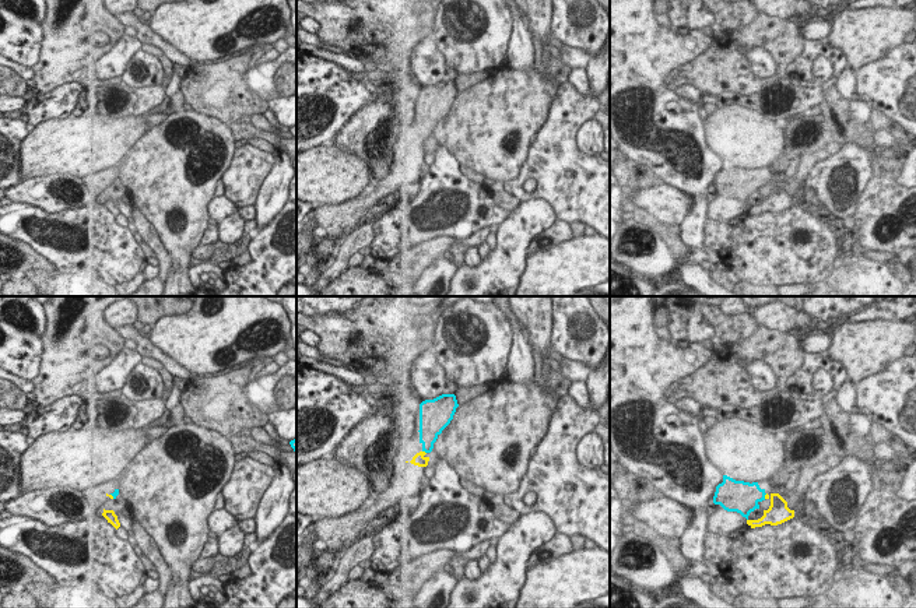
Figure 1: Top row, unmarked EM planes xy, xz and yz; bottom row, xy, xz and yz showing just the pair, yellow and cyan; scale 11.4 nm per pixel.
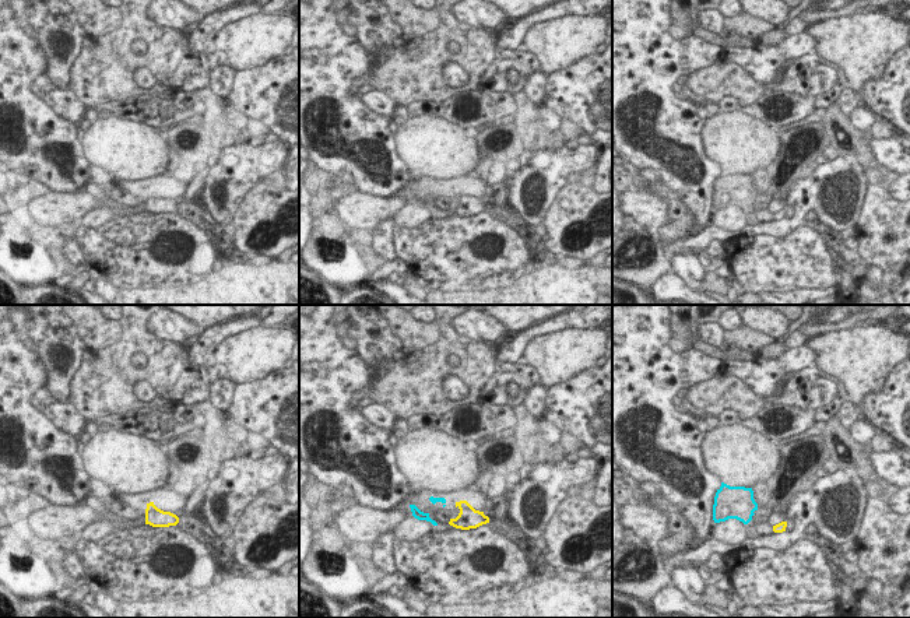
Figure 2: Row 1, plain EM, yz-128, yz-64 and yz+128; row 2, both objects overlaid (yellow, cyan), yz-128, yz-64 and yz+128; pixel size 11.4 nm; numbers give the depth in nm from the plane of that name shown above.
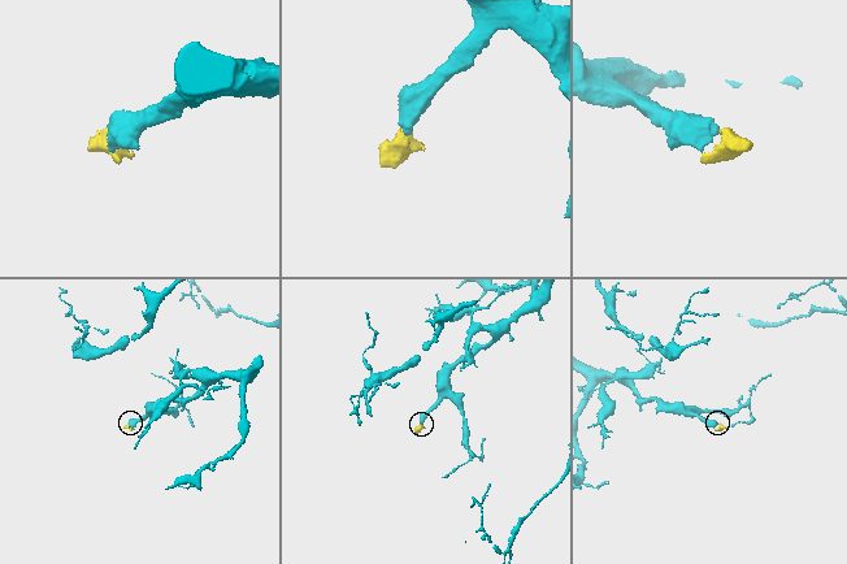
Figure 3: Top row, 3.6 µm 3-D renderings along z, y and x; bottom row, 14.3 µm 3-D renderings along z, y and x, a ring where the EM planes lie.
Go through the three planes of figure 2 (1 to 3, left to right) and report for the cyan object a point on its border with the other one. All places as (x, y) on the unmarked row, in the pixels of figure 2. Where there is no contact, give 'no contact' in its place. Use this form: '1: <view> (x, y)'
1: no contact
2: no contact
3: no contact

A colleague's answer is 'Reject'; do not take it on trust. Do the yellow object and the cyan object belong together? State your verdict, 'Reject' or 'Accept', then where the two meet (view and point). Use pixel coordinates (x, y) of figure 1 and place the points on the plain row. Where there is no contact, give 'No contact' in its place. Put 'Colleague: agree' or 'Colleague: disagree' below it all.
Reject. Touches yellow at xz (424, 139).
Colleague: agree

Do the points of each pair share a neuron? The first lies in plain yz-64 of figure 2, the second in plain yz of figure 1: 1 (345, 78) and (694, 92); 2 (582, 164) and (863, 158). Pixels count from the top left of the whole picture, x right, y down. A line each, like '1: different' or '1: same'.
1: different
2: same

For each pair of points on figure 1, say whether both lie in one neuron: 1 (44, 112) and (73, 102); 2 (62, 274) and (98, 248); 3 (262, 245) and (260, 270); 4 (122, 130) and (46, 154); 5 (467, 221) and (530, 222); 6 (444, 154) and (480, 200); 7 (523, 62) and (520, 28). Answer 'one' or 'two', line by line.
1: one
2: two
3: one
4: one
5: two
6: one
7: one

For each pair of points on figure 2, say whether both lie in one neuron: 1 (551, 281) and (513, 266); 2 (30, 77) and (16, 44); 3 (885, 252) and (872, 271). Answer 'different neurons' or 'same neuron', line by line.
1: different neurons
2: same neuron
3: different neurons

